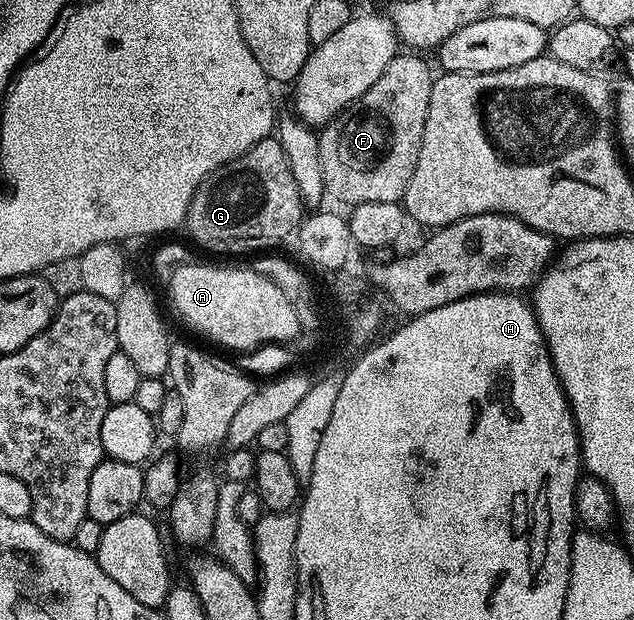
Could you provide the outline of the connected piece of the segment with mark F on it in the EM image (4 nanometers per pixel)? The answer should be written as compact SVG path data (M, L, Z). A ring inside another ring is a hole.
M410 51L394 57L392 63L384 67L384 75L380 75L380 79L376 79L376 83L372 83L362 97L362 114L359 117L347 116L343 125L331 123L318 133L320 167L324 167L326 192L331 198L334 196L336 200L343 201L346 207L360 203L401 202L405 198L412 171L416 171L416 159L420 155L424 135L424 119L428 115L428 95L434 82L432 72L422 57L425 56Z

